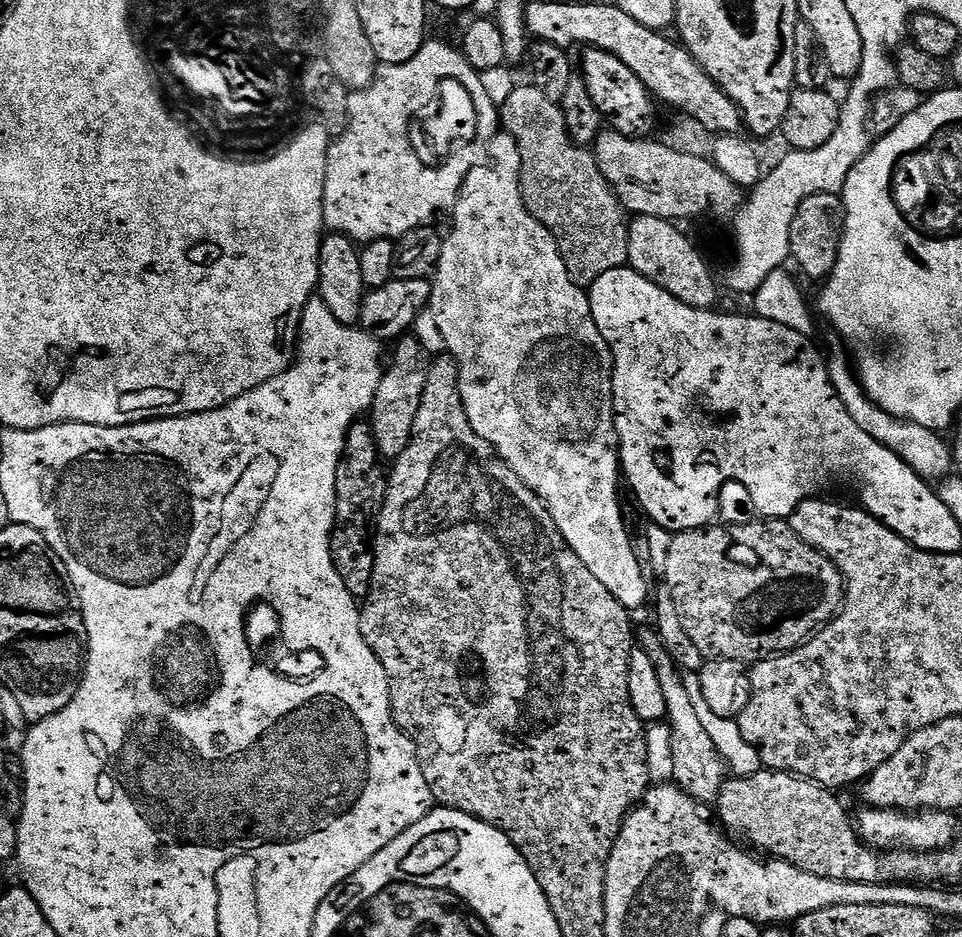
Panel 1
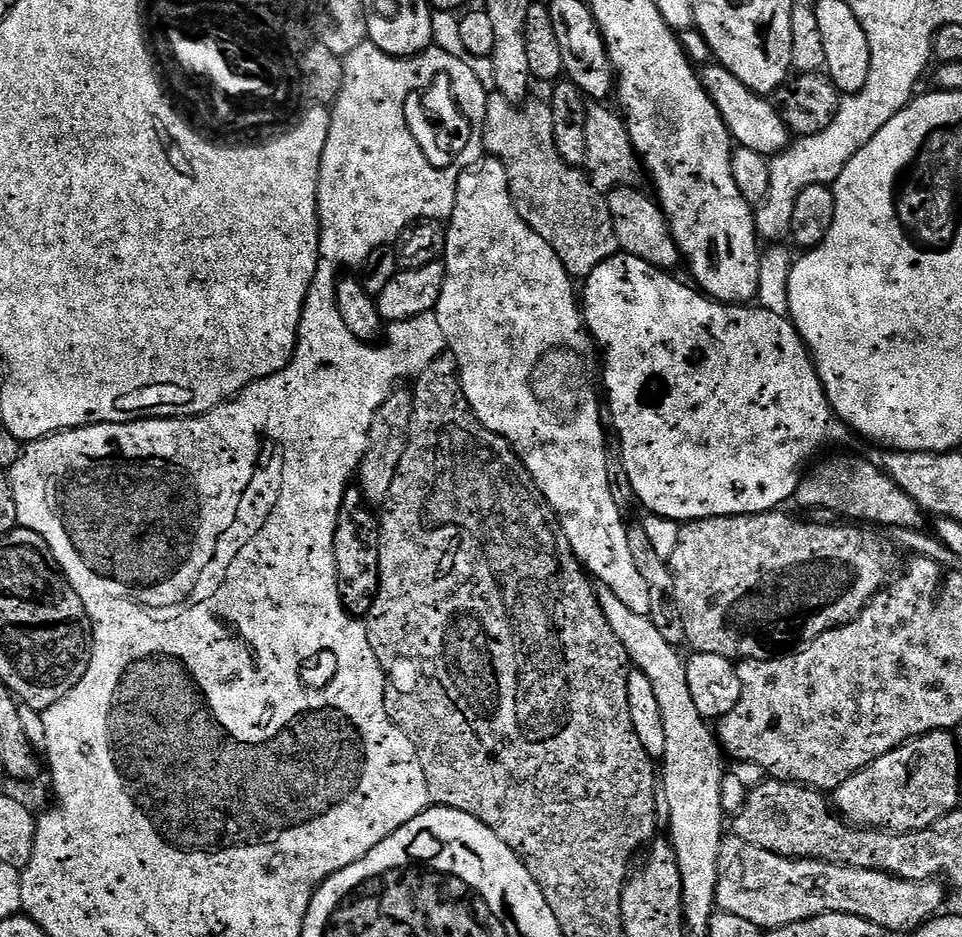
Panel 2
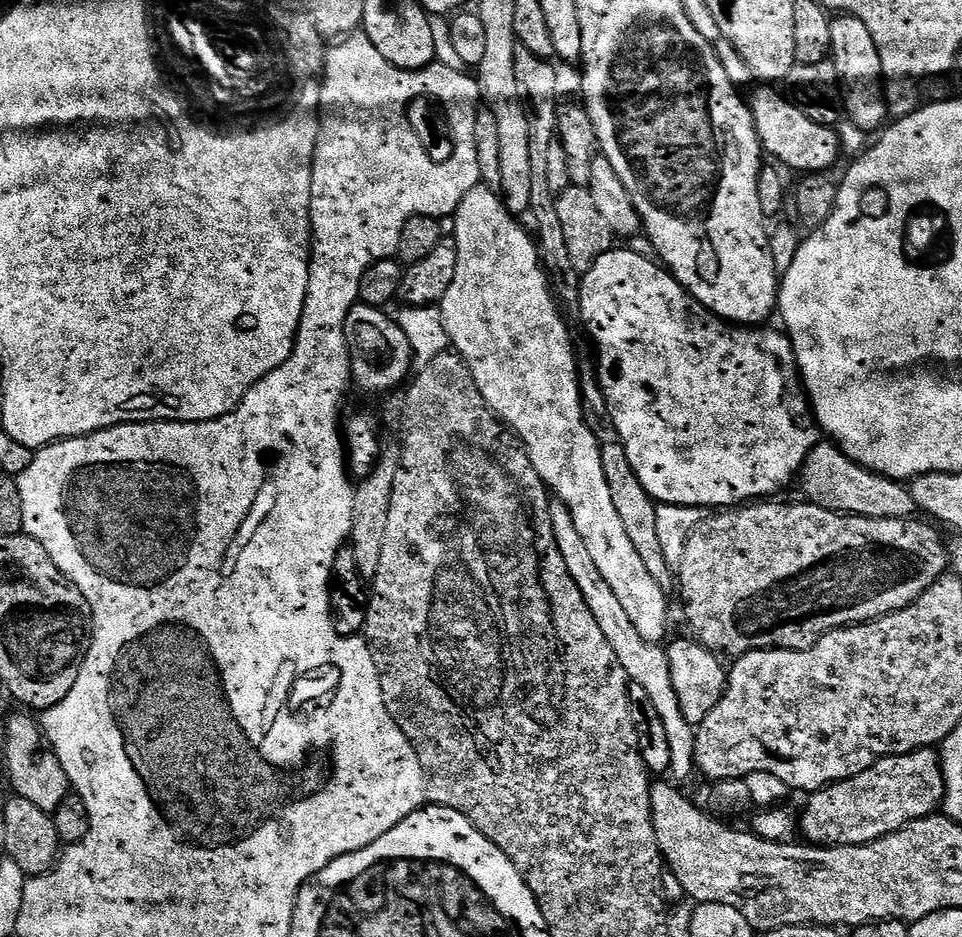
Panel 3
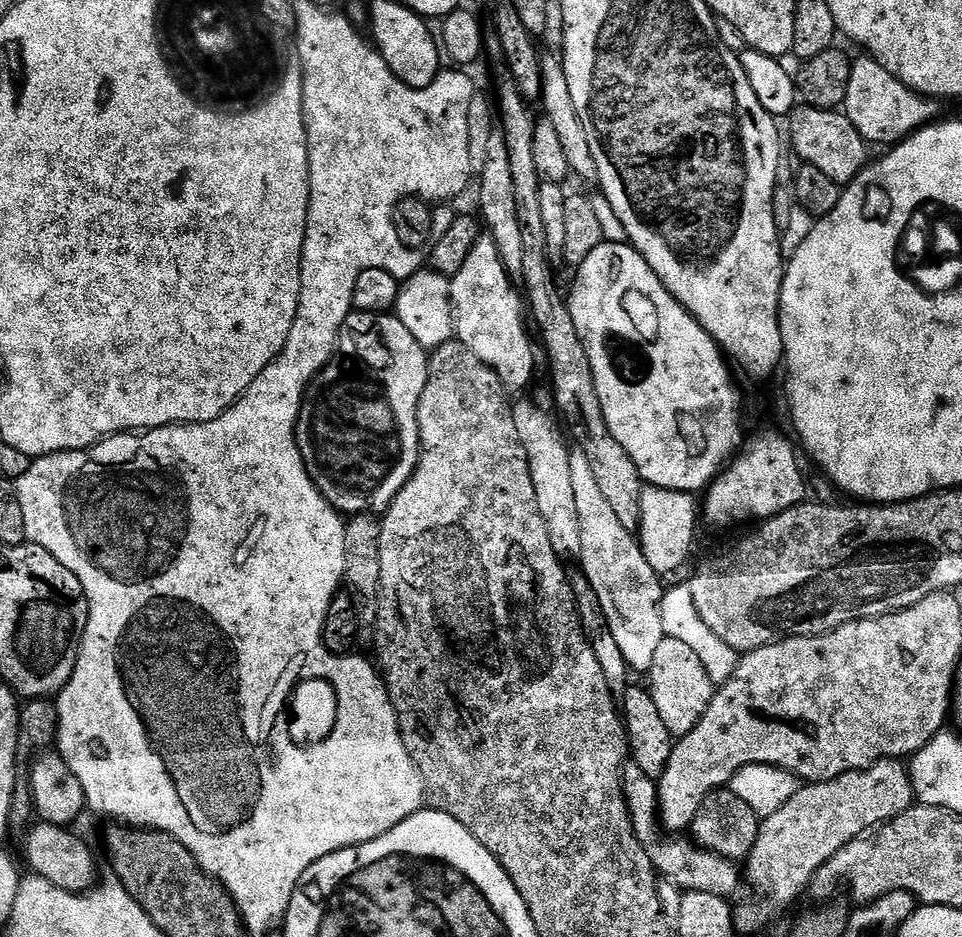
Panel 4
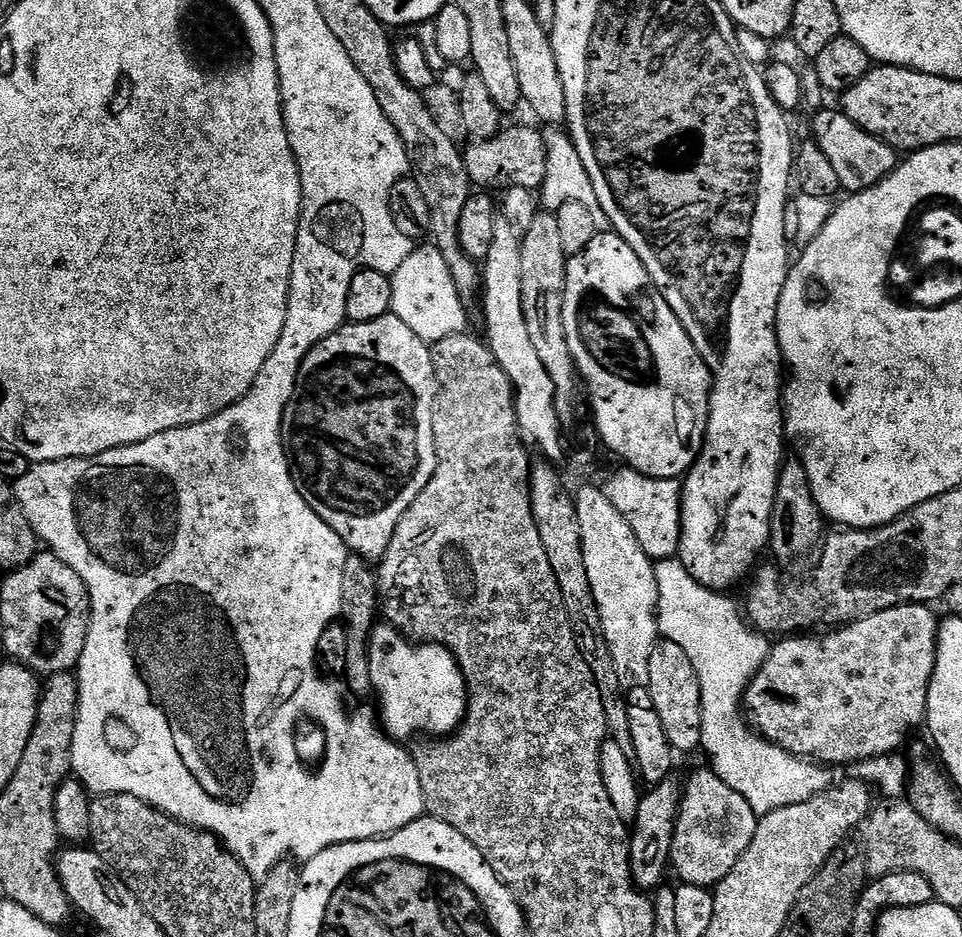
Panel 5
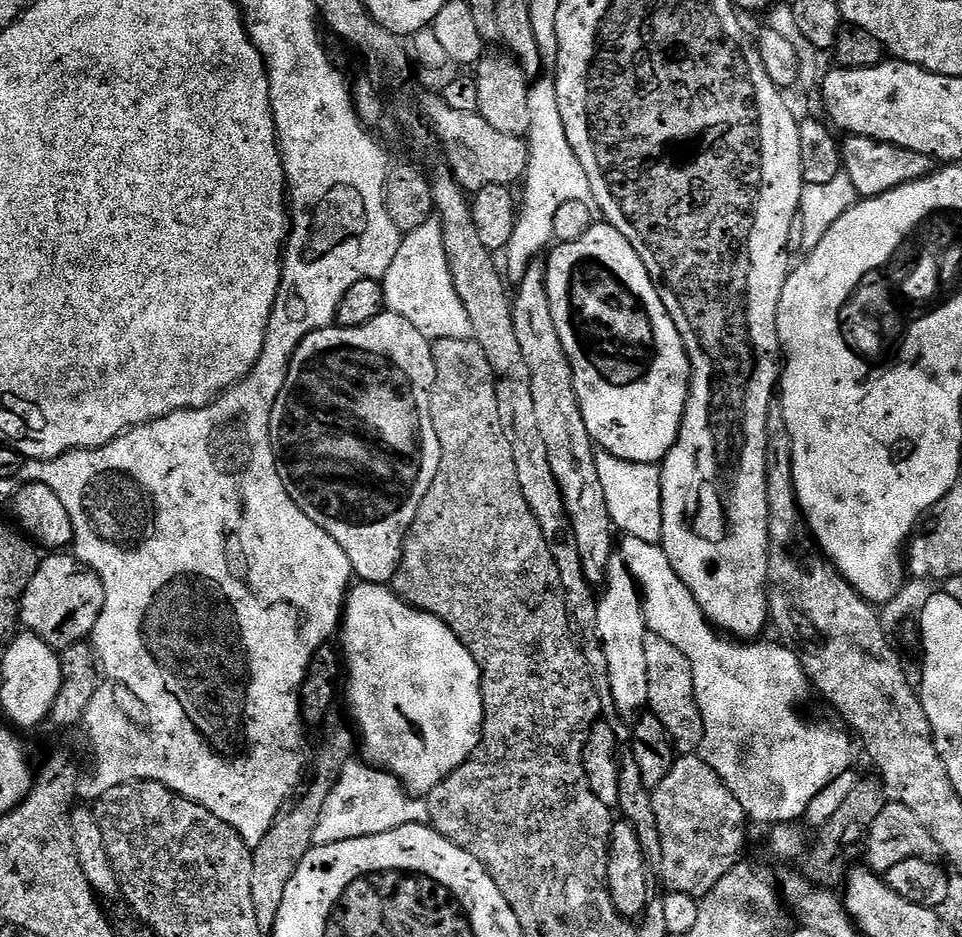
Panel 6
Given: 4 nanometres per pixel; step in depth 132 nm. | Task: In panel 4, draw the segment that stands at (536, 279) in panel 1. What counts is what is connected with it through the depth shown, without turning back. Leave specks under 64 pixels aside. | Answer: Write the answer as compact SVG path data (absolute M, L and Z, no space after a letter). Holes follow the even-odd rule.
M487 234L480 235L478 242L474 242L470 258L466 258L462 270L451 277L455 339L495 370L508 390L526 387L528 379L536 372L536 348L532 345L533 333L526 323L526 304L517 285L515 288L512 284L515 284L513 277L504 268L498 246ZM578 450L572 452L570 475L574 481L574 502L578 502L578 522L582 522L579 567L590 586L594 586L598 602L602 602L602 614L606 614L610 634L614 634L622 649L622 658L626 658L633 673L647 674L654 662L654 653L665 638L660 609L665 589L660 588L661 577L646 562L639 539L618 522L594 479L586 454Z

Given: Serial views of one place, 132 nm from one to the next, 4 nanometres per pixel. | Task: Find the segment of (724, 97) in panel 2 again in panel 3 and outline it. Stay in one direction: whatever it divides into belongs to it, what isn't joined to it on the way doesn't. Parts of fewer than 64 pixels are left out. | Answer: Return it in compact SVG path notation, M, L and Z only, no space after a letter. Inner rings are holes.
M756 86L750 95L750 107L754 126L758 130L760 147L765 153L773 156L777 165L785 169L793 168L796 174L827 173L842 157L840 134L835 127L814 122L806 118L797 104L783 91L775 92L772 86Z

